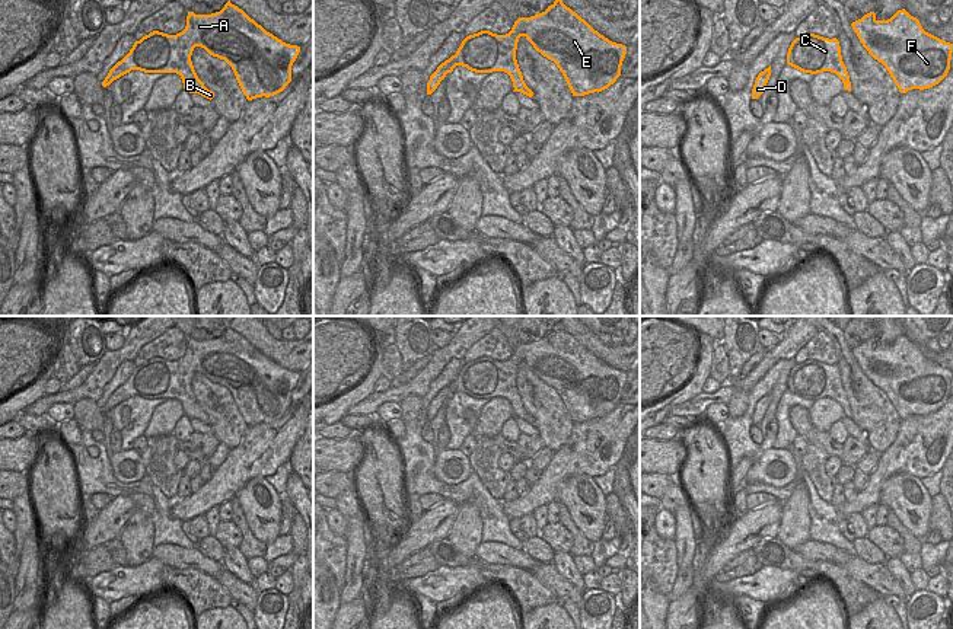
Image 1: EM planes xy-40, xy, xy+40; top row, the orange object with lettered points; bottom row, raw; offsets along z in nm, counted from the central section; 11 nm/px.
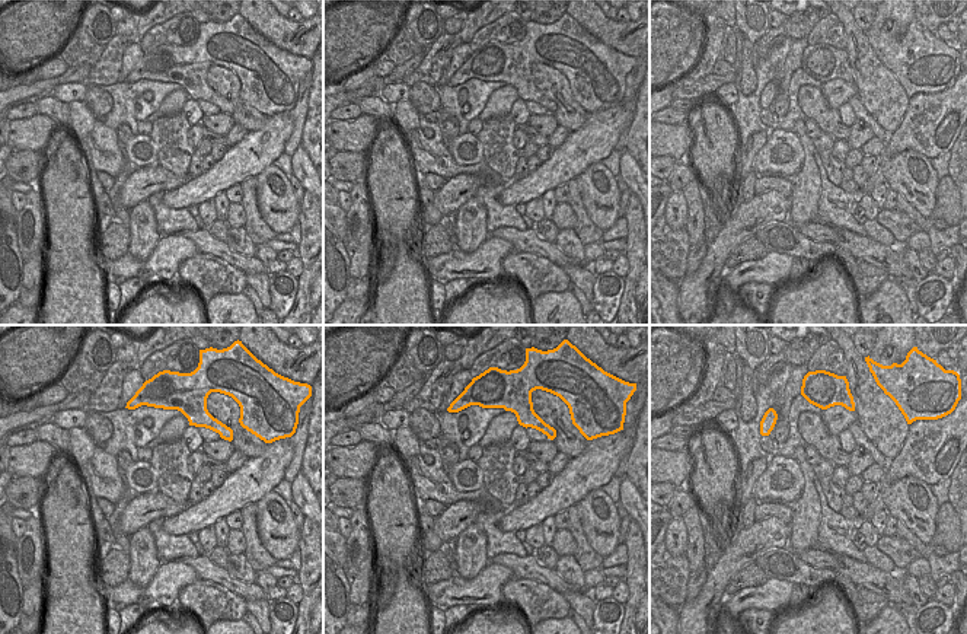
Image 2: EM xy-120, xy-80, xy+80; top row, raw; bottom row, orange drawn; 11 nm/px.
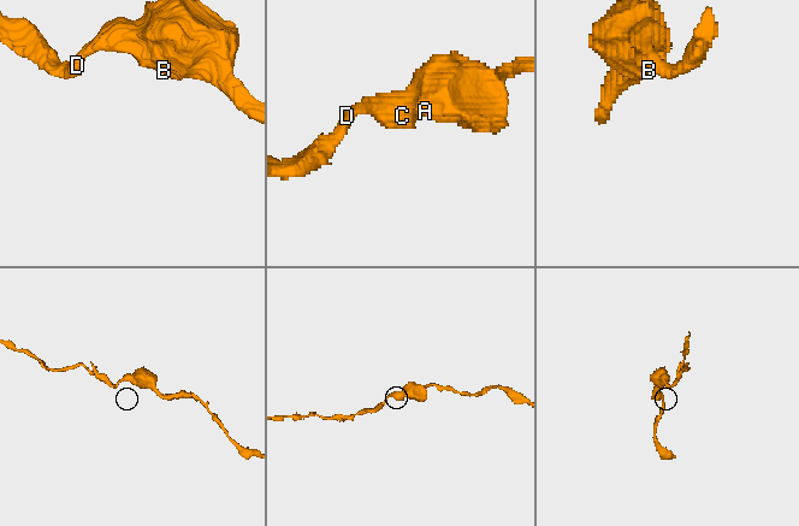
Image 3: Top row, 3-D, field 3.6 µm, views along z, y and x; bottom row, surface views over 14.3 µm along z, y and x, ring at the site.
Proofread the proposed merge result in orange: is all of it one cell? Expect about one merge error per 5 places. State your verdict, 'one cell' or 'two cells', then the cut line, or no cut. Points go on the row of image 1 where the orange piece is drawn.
one cell; no cut

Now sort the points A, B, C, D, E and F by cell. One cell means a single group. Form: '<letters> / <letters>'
A B C D E F

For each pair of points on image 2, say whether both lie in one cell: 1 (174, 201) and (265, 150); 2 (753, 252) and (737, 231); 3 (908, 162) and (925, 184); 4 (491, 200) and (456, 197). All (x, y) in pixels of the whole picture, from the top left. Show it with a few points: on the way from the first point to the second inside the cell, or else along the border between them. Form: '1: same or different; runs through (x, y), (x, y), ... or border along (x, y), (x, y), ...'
1: same; runs through (197, 190), (217, 179), (242, 161)
2: different; border along (753, 235), (731, 251), (725, 261), (725, 270)
3: same; runs through (909, 168), (919, 178)
4: different; border along (447, 178), (456, 174), (475, 174), (482, 184)

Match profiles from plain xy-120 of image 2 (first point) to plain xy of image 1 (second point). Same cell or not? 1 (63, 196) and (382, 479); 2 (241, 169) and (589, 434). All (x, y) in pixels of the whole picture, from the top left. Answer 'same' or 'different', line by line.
1: same
2: same

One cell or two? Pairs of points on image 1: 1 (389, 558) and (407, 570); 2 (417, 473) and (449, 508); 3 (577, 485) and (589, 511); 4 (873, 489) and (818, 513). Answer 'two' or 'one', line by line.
1: two
2: two
3: one
4: two

